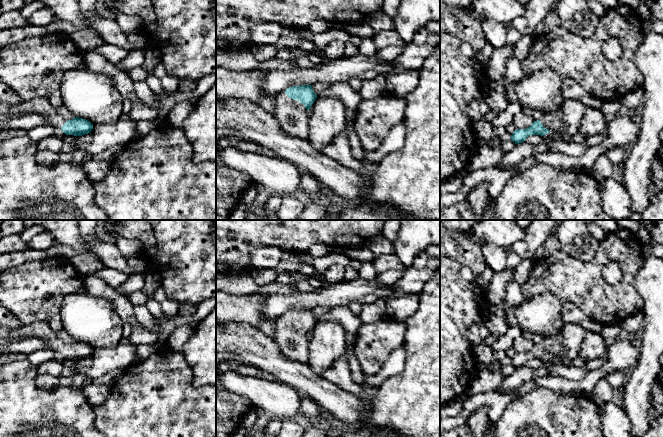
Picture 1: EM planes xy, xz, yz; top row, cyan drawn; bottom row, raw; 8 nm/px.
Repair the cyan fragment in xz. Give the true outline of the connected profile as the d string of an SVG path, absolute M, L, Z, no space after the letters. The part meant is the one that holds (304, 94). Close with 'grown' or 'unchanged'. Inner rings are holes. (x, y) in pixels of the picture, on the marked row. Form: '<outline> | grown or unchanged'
M293 86L276 94L271 112L282 130L310 145L309 111L317 98L312 86Z | grown

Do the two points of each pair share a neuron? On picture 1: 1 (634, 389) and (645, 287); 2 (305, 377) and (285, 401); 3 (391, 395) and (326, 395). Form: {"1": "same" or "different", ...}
{"1": "same", "2": "different", "3": "different"}

